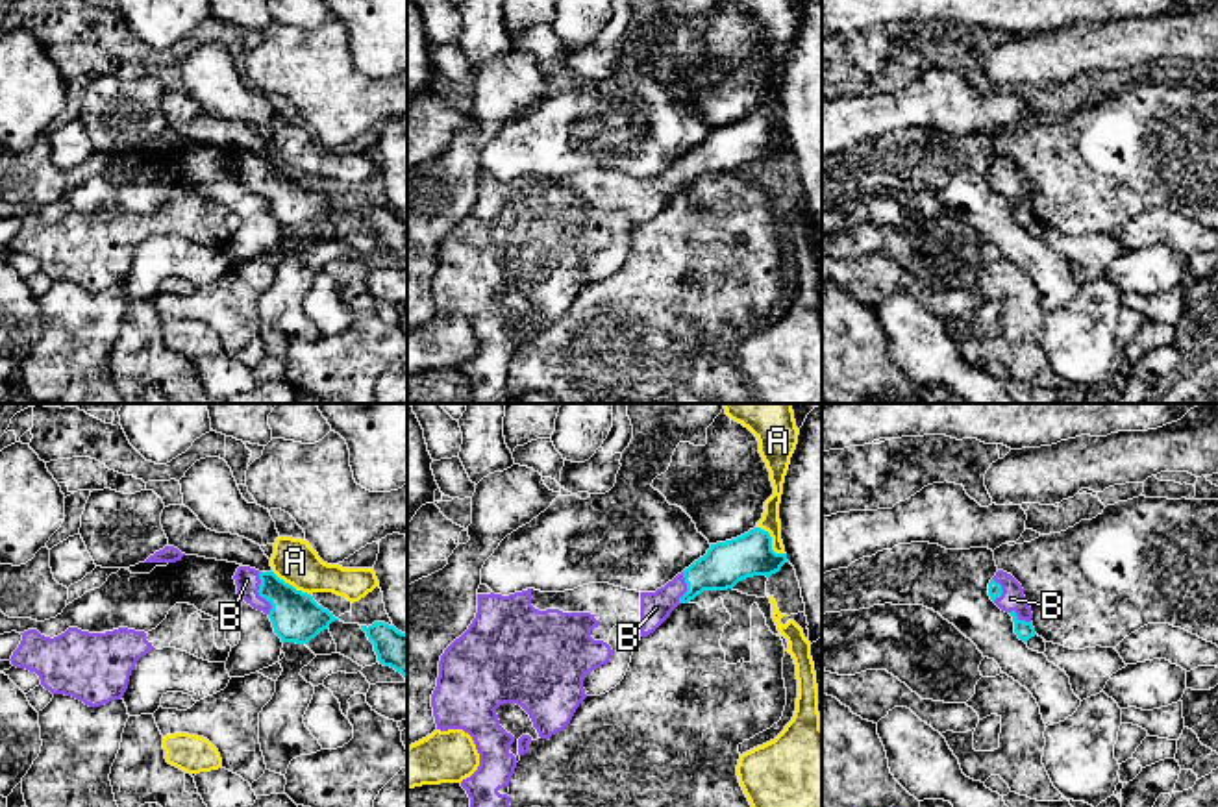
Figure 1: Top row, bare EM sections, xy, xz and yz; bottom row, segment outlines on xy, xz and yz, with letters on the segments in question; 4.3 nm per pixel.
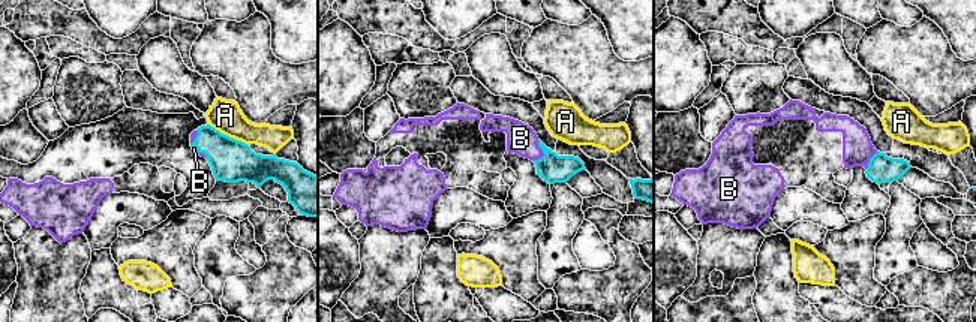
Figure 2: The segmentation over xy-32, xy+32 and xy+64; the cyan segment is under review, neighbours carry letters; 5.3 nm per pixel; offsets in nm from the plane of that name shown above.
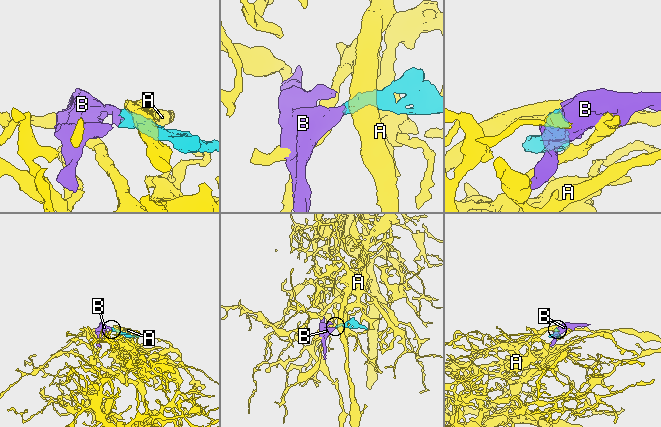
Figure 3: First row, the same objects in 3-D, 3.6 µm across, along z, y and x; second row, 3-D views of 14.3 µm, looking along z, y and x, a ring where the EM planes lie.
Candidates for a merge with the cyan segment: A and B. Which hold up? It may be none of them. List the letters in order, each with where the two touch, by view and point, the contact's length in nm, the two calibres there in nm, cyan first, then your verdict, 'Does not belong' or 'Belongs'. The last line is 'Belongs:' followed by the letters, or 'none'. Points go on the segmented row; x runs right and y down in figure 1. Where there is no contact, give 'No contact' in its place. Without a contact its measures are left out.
A: Touches cyan at xz (770, 541). Shared border 170 nm. Thickness 190 nm (cyan) against 90 nm. Does not belong
B: Touches cyan at xy (258, 591). Shared border 190 nm. Thickness 220 nm (cyan) against 110 nm. Belongs
Belongs: B

